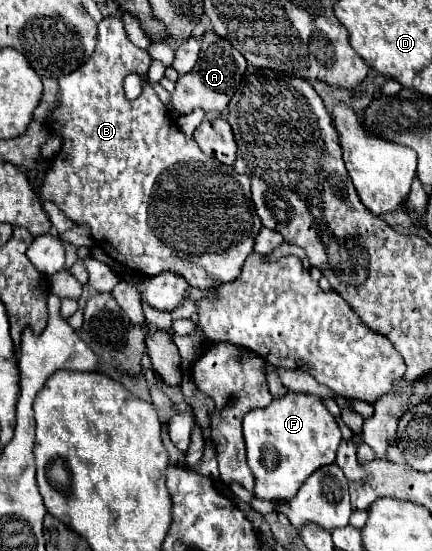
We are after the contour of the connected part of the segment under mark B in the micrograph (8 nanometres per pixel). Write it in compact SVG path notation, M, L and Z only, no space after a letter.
M106 16L98 24L98 44L96 44L94 54L90 56L90 62L86 62L86 66L80 66L78 70L74 70L74 74L68 74L68 76L58 78L58 84L60 84L58 108L48 114L48 124L50 124L50 130L52 132L56 132L58 136L64 138L64 144L62 144L62 150L56 154L56 158L52 158L52 170L46 174L44 186L40 190L40 198L54 202L72 222L76 222L76 224L88 224L90 230L92 230L92 238L96 240L96 244L110 258L114 258L116 262L120 262L122 266L126 266L132 272L140 272L144 276L154 276L154 274L160 274L160 272L170 270L170 272L182 274L182 278L190 286L202 288L202 290L206 290L206 286L210 288L210 286L218 286L218 284L224 284L224 282L234 282L234 278L238 278L238 274L242 272L242 264L244 264L246 256L252 252L254 240L256 240L256 236L258 236L258 232L262 228L262 222L260 222L260 218L258 218L258 214L254 210L254 202L252 202L252 196L250 196L250 178L246 174L238 174L232 166L226 166L226 164L218 162L216 158L206 156L198 148L198 144L196 144L194 138L186 138L180 132L176 120L172 120L172 116L166 110L166 106L160 102L158 94L150 86L146 86L136 100L128 100L126 98L124 88L122 88L124 78L128 74L146 74L150 62L152 60L150 60L148 52L136 48L128 40L126 30L124 30L124 24L122 24L120 18Z

